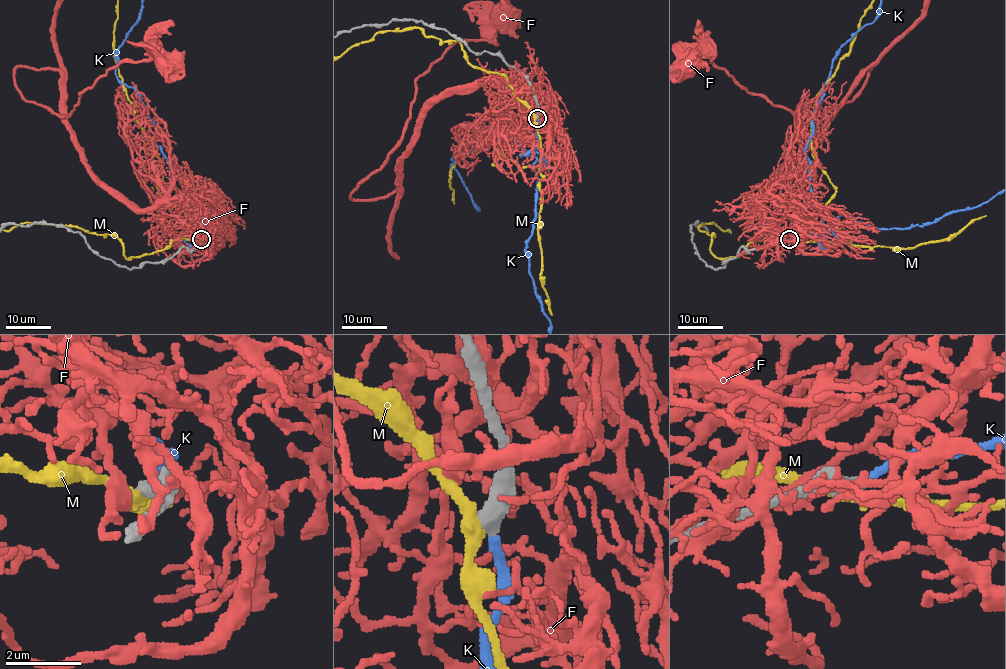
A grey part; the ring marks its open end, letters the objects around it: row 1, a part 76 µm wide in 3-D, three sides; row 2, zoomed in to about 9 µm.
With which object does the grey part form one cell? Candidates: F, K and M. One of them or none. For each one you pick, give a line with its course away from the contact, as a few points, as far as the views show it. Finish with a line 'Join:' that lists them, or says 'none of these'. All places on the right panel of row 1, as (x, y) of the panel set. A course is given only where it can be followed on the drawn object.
Join: K

